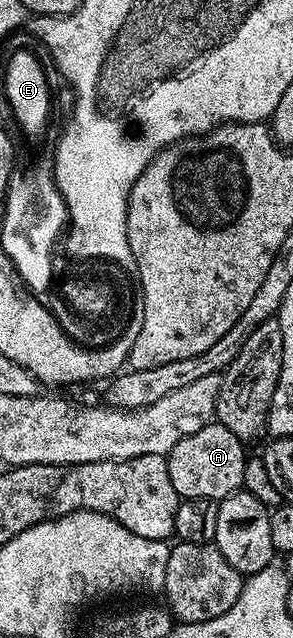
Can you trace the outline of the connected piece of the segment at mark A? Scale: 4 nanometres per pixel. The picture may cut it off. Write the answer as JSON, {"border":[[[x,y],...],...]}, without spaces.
{"border":[[[218,420],[201,427],[197,432],[185,436],[171,449],[167,455],[169,480],[173,480],[173,488],[177,488],[180,499],[209,498],[222,500],[236,493],[243,485],[245,464],[249,454],[245,452],[245,443],[229,428],[225,428]]]}

